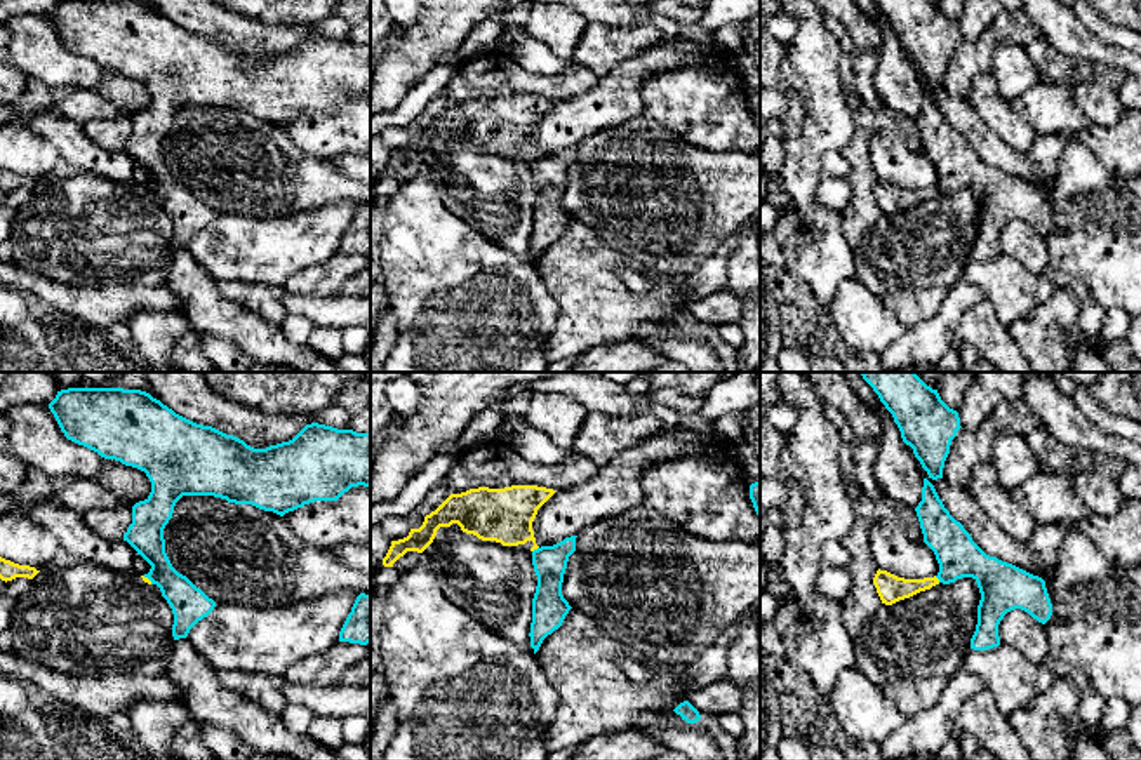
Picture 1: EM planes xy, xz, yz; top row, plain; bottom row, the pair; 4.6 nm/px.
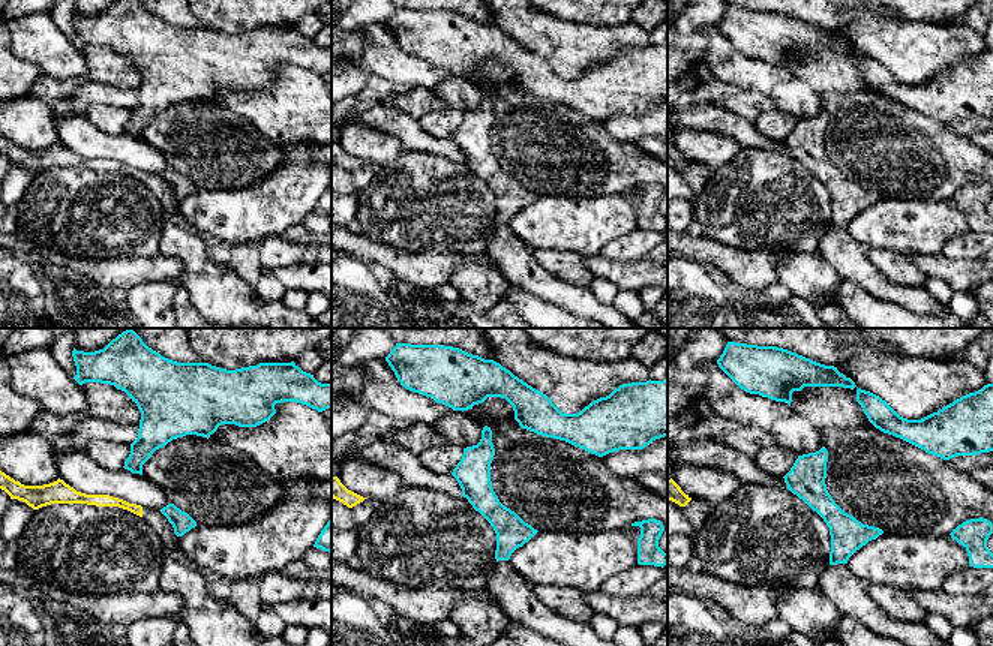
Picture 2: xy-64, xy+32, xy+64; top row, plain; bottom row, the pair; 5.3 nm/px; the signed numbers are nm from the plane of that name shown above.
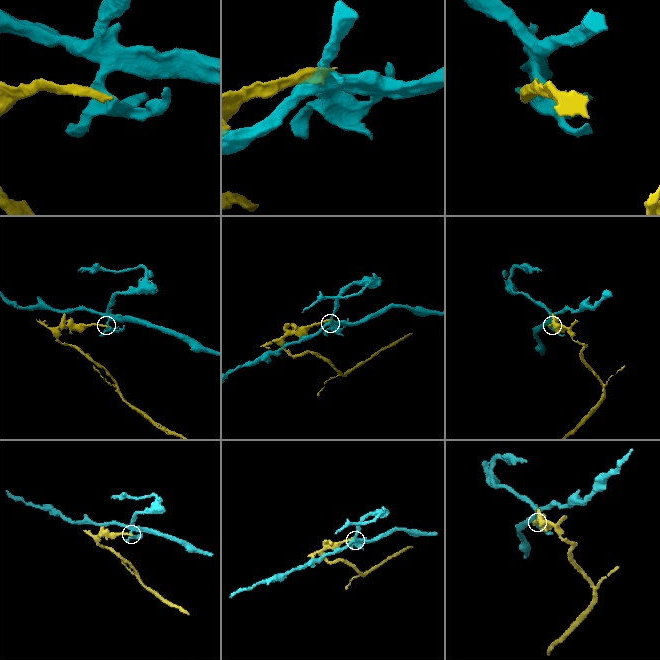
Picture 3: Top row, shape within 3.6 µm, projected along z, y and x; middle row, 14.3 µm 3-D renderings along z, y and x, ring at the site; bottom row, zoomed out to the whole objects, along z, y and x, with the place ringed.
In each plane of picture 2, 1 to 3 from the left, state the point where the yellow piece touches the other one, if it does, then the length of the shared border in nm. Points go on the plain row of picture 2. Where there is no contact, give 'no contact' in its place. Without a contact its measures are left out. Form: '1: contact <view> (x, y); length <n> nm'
1: no contact
2: no contact
3: no contact

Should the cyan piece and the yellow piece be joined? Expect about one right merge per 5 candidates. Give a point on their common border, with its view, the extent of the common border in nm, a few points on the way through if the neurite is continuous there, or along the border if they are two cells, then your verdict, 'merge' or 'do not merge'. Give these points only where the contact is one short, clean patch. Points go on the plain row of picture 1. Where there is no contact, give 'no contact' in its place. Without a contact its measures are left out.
xz (534, 160) | 40 nm | along xz (538, 157), (533, 162) | do not merge

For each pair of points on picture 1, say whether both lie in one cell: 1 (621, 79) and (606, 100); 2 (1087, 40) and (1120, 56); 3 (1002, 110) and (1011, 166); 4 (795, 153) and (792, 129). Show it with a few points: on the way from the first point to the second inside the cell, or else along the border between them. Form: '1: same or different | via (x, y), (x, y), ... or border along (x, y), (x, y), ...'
1: same | via (621, 84), (611, 94)
2: same | via (1096, 49), (1112, 56)
3: different | border along (980, 115), (1007, 145), (1027, 155)
4: different | border along (802, 98), (804, 127), (787, 140)

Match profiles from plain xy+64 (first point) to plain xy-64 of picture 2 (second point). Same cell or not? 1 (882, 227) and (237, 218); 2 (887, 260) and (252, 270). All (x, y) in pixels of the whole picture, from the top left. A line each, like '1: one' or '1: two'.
1: one
2: one

